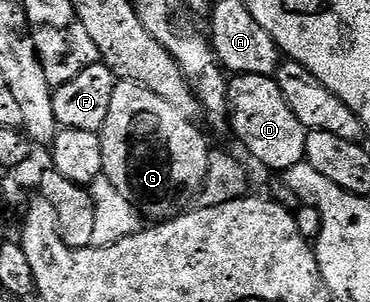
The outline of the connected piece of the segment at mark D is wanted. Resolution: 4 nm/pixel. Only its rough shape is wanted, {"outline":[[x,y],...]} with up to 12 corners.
{"outline":[[237,74],[230,130],[283,172],[305,161],[308,131],[275,77]]}

